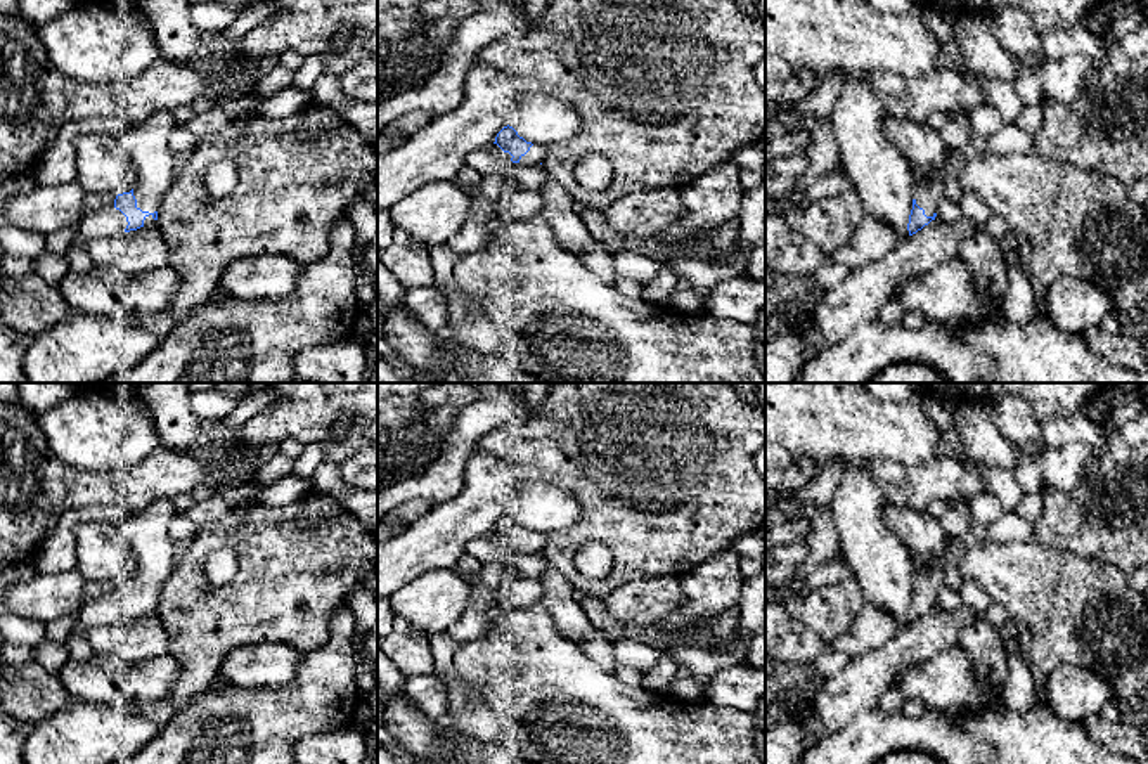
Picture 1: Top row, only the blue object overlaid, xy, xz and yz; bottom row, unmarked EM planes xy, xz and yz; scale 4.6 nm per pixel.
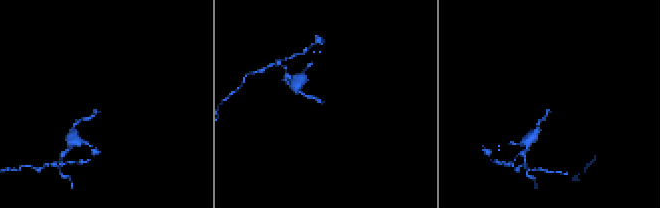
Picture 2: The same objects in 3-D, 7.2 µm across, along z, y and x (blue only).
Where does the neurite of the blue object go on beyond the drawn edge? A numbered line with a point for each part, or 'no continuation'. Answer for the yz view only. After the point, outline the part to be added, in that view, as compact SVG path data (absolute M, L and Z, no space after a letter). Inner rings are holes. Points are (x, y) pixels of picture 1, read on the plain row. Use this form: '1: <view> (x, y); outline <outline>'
1: yz (922, 534); outline M885 504L883 520L911 553L916 592L925 598L926 605L933 605L940 580L933 560L949 541L938 518L926 509L914 511L904 506Z

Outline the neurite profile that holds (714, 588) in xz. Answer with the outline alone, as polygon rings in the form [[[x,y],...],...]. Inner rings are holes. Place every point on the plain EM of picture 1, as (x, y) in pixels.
[[[722,549],[680,575],[682,603],[661,618],[663,631],[712,631],[710,622],[727,612],[741,610],[741,589],[745,577],[739,572],[739,554]]]

